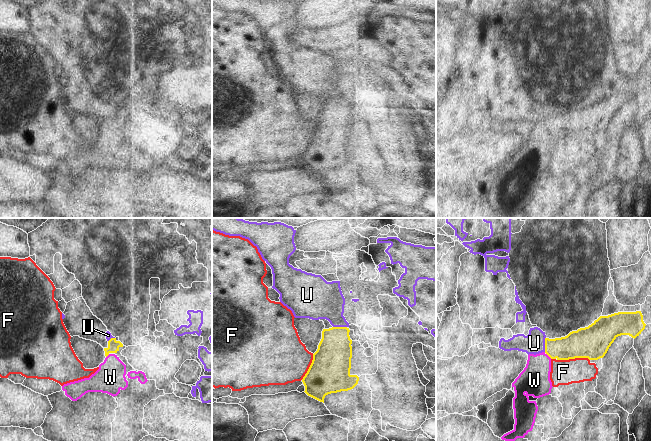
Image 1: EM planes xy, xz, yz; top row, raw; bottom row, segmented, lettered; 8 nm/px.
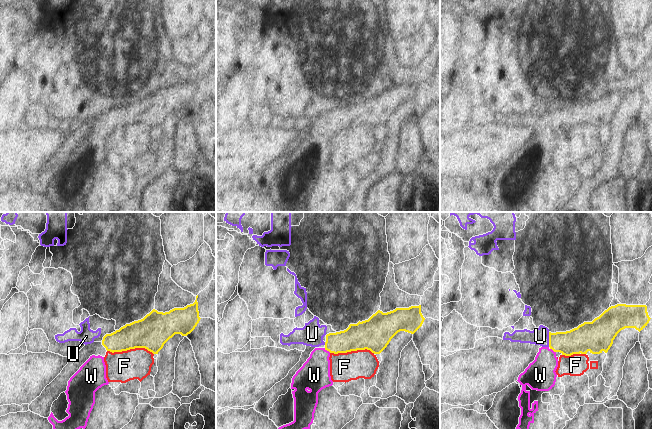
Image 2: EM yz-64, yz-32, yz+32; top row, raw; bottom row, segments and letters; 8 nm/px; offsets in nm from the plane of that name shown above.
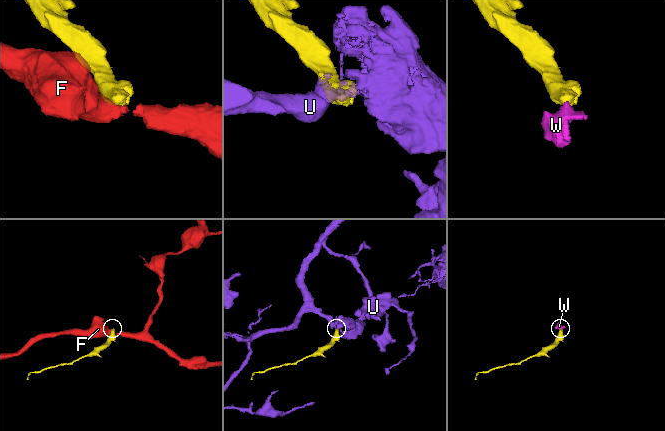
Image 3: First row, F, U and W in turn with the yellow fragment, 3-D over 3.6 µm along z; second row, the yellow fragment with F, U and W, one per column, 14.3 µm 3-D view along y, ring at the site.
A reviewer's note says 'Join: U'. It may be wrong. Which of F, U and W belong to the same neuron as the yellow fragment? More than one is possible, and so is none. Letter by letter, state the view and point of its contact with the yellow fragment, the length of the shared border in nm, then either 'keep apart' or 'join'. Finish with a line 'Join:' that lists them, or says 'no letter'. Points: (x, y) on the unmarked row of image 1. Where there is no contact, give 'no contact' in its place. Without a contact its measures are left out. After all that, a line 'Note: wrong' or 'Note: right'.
F: meets yellow in yz at (573, 134); contact 260 nm long; keep apart
U: meets yellow in yz at (545, 120); contact 120 nm long; keep apart
W: meets yellow in yz at (548, 131); contact 80 nm long; join
Join: W
Note: wrong

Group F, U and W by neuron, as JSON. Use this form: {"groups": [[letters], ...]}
{"groups": [["F"], ["U"], ["W"]]}

